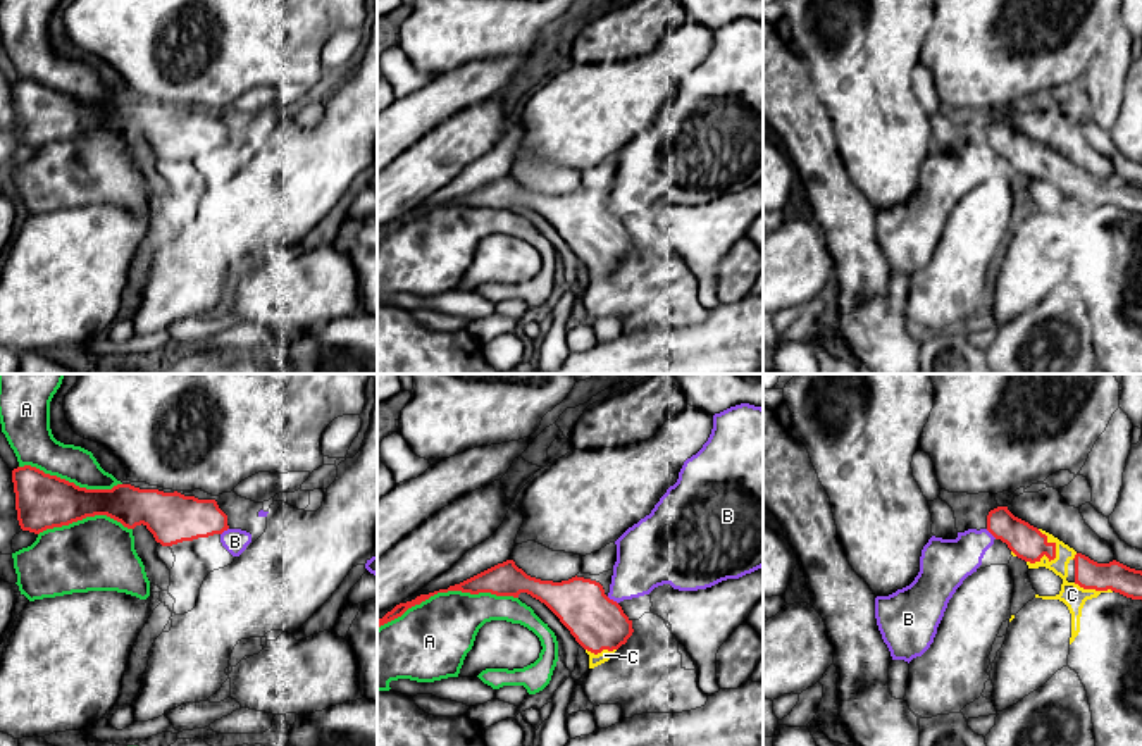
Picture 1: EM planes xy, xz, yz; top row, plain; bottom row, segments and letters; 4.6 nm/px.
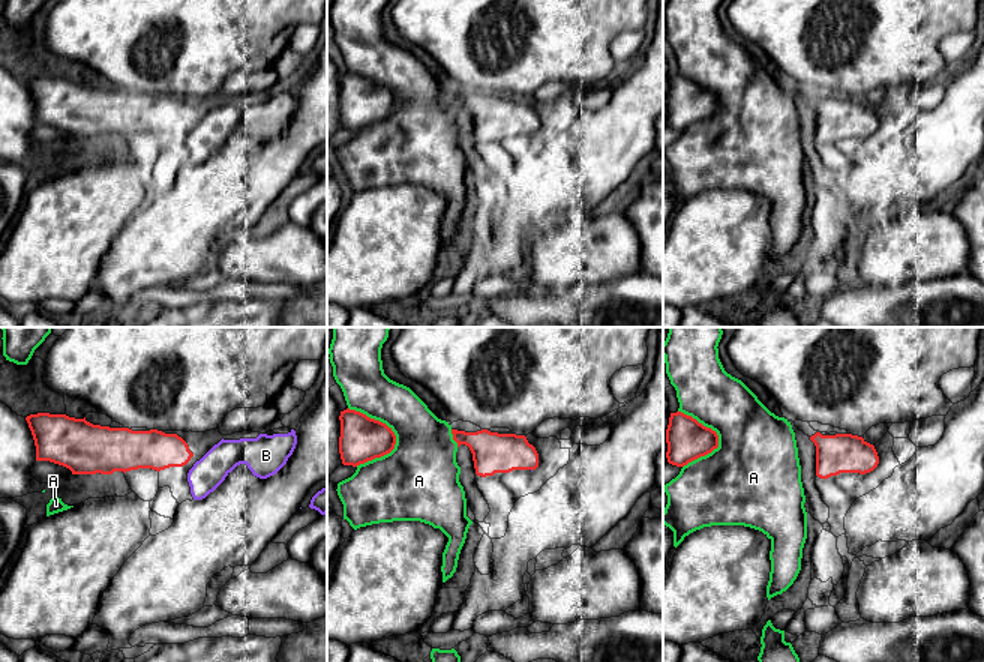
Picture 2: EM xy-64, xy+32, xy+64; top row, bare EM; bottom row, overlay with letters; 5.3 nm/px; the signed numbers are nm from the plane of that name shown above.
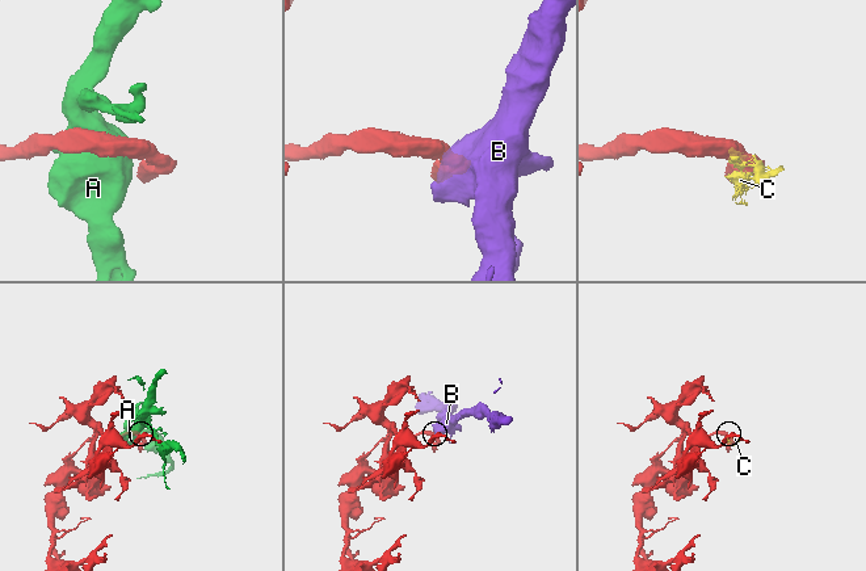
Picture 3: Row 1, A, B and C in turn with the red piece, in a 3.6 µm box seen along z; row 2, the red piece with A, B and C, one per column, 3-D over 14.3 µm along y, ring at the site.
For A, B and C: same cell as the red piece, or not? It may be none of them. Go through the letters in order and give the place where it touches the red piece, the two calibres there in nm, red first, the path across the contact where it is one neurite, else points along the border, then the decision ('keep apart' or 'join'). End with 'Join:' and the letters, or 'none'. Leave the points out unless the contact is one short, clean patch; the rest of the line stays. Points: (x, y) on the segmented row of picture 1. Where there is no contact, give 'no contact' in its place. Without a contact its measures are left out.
A: contact xz (446, 591); calibres 140 and 360 nm; keep apart
B: contact xz (612, 600); calibres 260 and 280 nm; border xz (607, 596), (617, 603); keep apart
C: contact yz (1055, 553); calibres 160 and 110 nm; join
Join: C

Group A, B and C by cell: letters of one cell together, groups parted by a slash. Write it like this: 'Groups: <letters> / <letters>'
Groups: A / B / C

